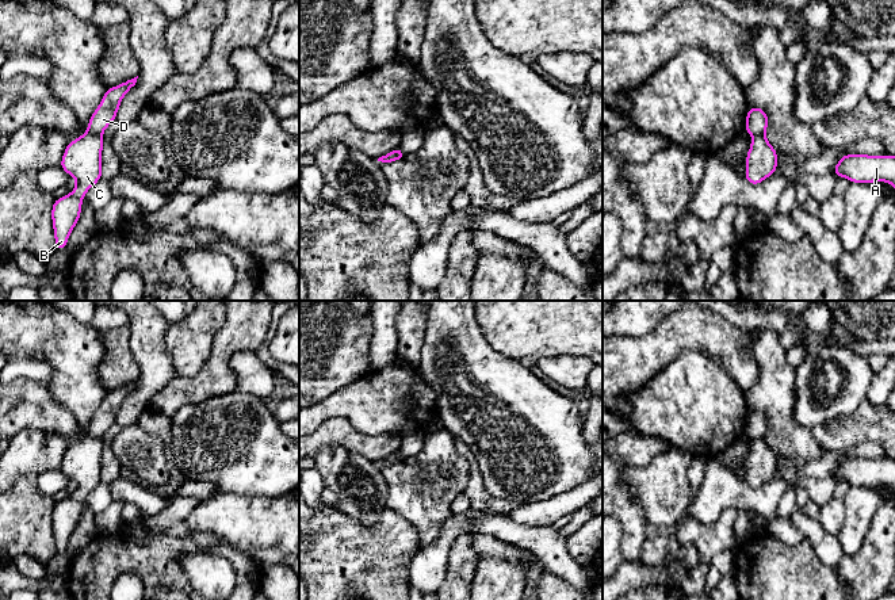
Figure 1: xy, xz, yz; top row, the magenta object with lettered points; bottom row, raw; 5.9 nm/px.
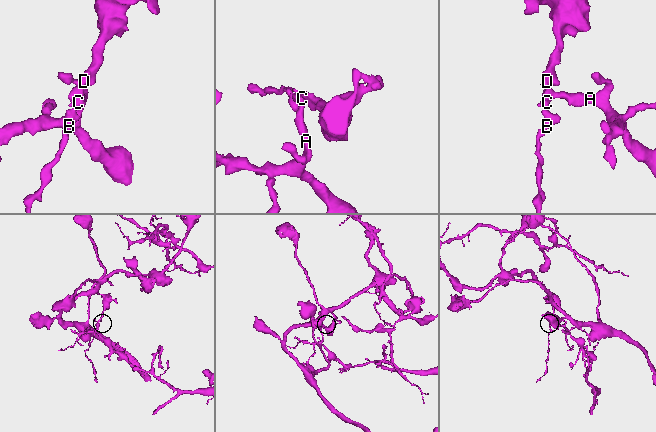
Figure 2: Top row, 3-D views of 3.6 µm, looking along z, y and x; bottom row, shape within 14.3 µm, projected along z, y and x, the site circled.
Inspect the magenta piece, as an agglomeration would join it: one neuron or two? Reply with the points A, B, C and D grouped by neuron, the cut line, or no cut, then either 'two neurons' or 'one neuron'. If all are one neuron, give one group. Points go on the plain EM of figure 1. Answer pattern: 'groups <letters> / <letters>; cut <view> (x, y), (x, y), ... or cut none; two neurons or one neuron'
groups A B C / D; cut xy (87, 434), (100, 439); two neurons

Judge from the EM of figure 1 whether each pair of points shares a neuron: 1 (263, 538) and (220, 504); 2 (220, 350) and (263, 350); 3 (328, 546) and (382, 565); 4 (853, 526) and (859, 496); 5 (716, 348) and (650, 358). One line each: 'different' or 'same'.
1: same
2: different
3: same
4: same
5: same

